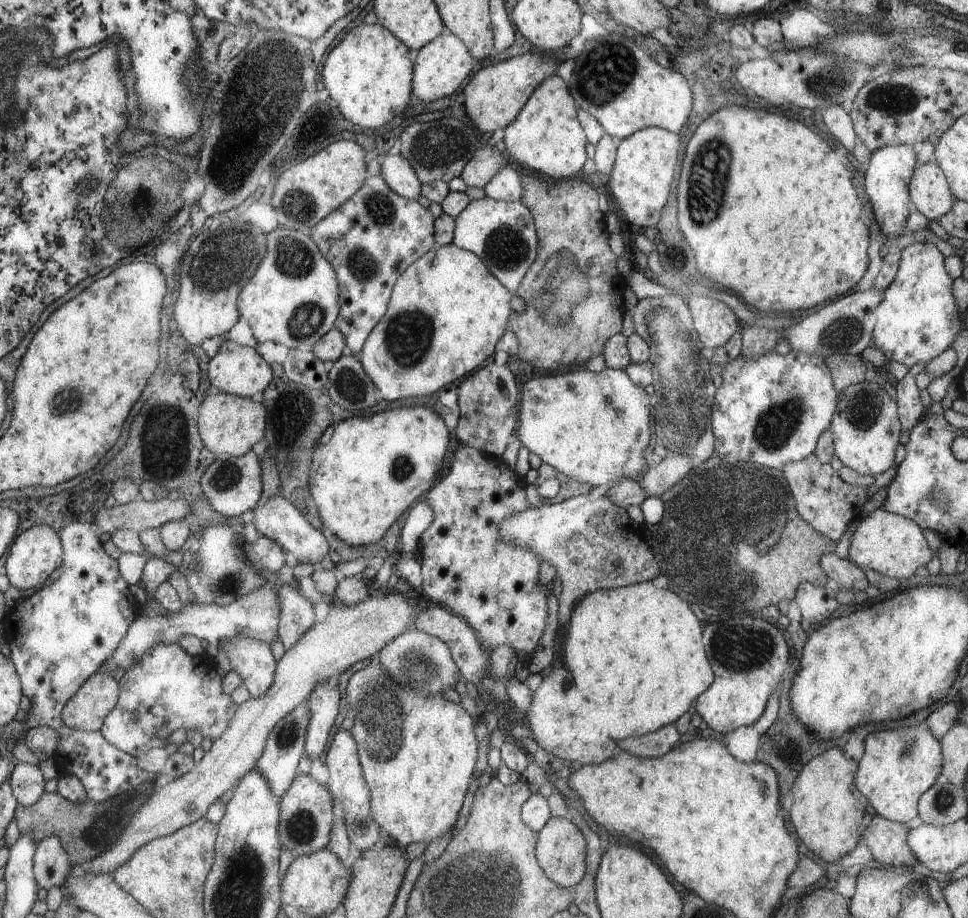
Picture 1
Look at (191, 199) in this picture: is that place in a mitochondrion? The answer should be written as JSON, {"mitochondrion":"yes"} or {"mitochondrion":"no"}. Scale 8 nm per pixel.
{"mitochondrion":"no"}

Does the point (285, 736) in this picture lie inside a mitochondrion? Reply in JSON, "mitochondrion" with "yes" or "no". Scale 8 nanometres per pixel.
{"mitochondrion":"yes"}

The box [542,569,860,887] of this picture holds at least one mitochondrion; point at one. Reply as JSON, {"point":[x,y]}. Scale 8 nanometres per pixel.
{"point":[739,646]}

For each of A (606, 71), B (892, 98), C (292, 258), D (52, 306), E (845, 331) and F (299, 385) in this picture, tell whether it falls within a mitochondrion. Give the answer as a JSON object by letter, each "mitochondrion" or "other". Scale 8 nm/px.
{"A":"mitochondrion","B":"mitochondrion","C":"mitochondrion","D":"other","E":"mitochondrion","F":"other"}

